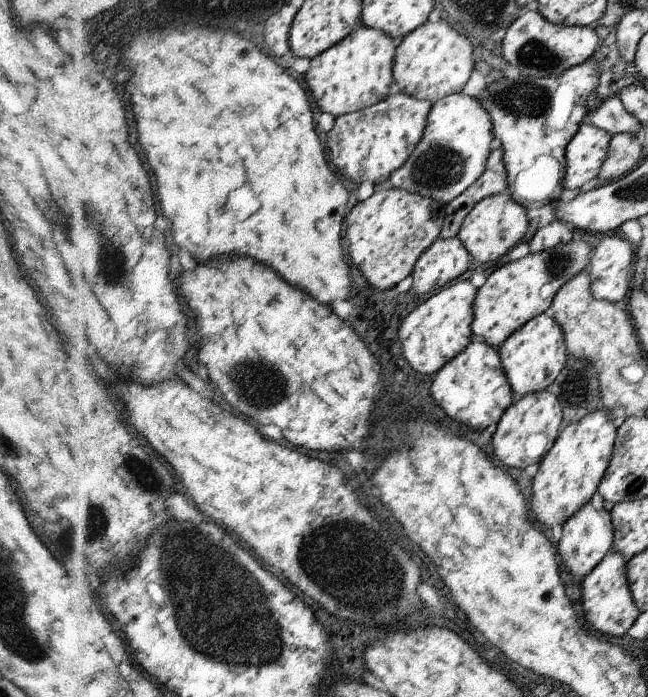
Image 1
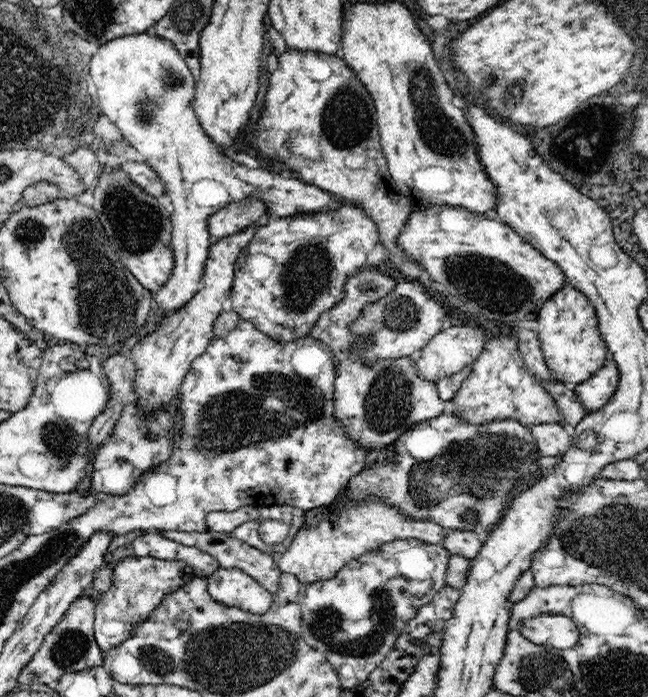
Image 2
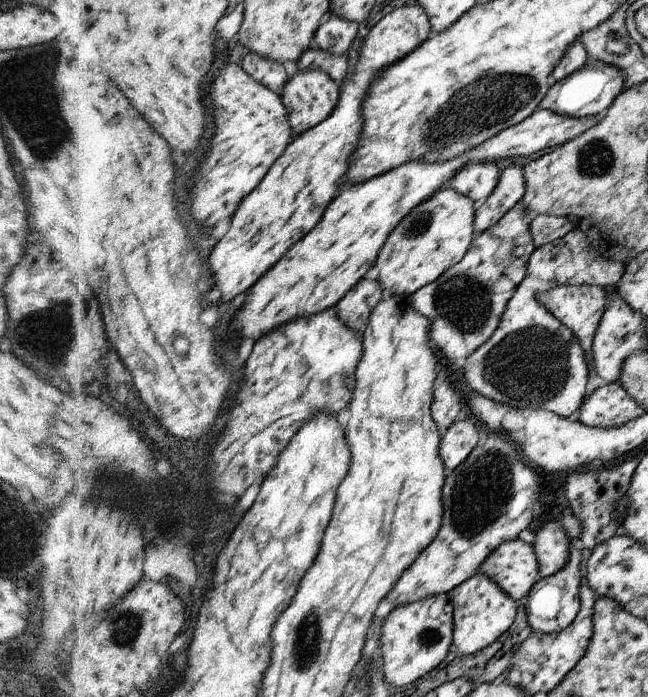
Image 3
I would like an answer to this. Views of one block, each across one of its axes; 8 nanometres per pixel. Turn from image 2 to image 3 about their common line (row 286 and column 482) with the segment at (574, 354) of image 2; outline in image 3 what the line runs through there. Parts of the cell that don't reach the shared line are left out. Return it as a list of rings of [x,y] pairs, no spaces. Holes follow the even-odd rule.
[[[514,539],[497,546],[478,572],[492,579],[510,598],[528,596],[538,578],[539,564],[531,544]]]

